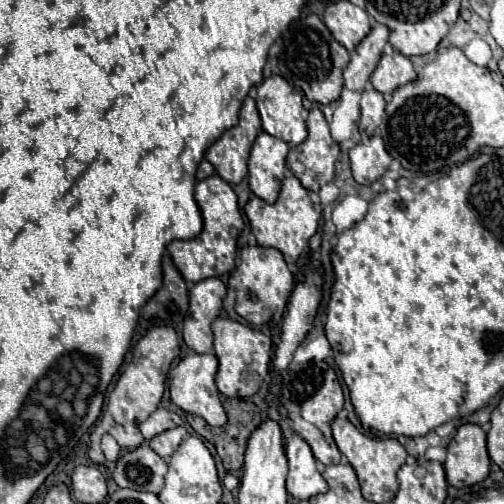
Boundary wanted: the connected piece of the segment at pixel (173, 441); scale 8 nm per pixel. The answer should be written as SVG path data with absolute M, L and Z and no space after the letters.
M177 426L177 428L165 430L163 434L155 436L155 438L149 442L149 446L151 446L157 454L161 454L161 458L169 458L169 456L177 450L177 446L181 444L181 440L183 440L185 436L187 436L187 428L185 428L185 426Z

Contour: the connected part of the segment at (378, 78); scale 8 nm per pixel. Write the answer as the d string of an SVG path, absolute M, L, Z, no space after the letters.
M393 52L391 56L383 54L375 72L371 74L371 86L381 94L391 94L395 88L413 82L417 78L413 64L401 52Z

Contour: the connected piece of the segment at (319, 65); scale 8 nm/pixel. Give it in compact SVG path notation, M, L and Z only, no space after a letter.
M309 14L293 22L283 32L283 50L279 54L281 76L289 84L301 88L311 102L331 104L339 98L343 88L343 68L347 64L349 64L347 50L331 36L331 32L317 14Z

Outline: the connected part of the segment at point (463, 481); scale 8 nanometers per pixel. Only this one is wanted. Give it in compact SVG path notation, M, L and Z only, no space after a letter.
M477 424L459 426L447 446L445 460L447 482L455 488L483 482L491 472L491 460L485 448L485 432Z

